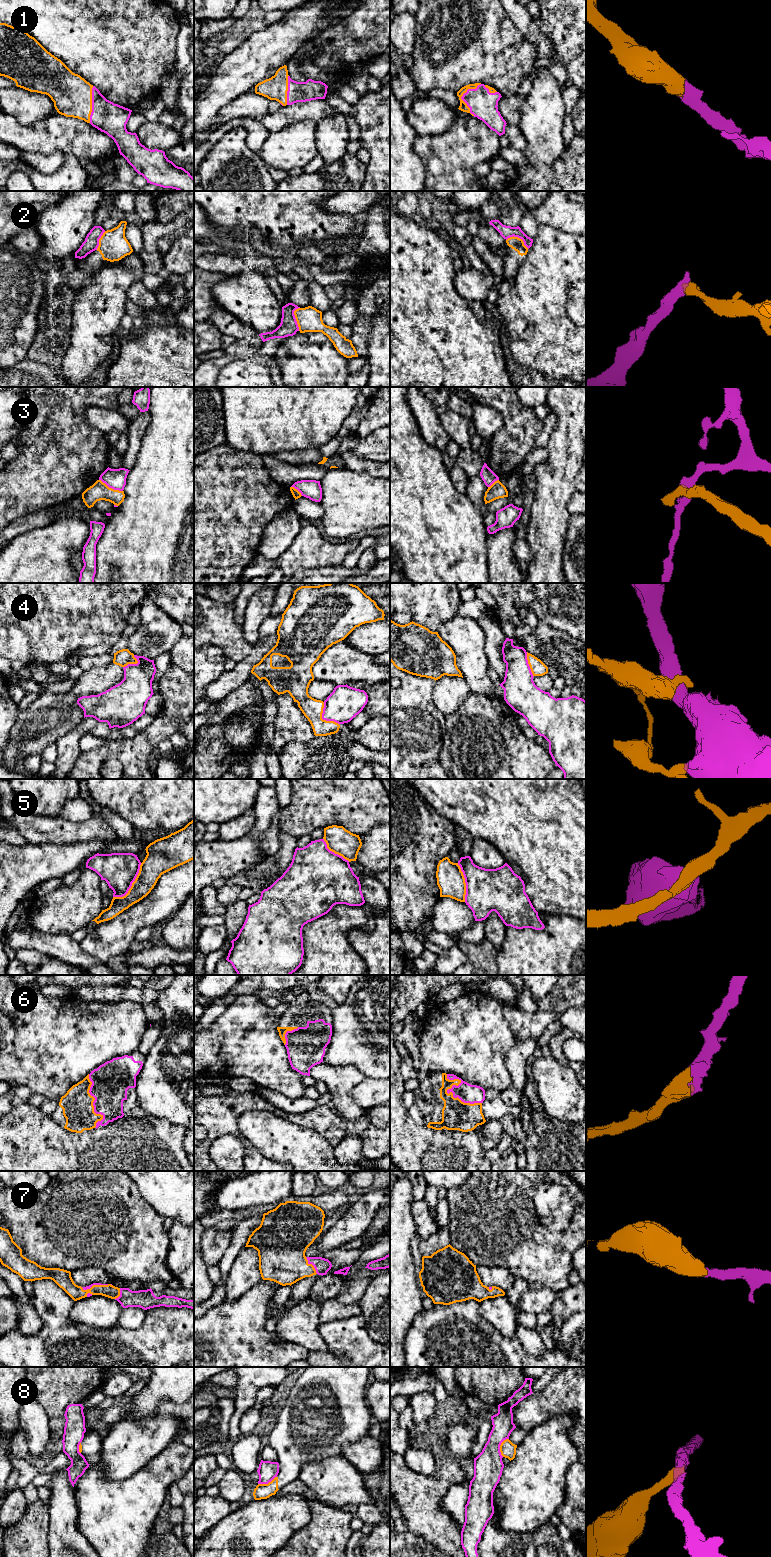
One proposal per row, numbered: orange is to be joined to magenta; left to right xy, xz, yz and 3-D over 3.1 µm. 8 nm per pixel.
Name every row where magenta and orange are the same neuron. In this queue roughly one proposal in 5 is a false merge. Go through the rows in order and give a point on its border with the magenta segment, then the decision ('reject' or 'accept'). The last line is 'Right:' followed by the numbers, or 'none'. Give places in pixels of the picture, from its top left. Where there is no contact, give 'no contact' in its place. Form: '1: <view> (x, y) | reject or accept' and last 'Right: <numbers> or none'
1: yz (461, 97) | accept
2: xz (295, 319) | reject
3: xy (111, 487) | reject
4: xz (322, 718) | reject
5: xy (131, 885) | reject
6: yz (449, 1092) | accept
7: xz (312, 1264) | accept
8: yz (499, 1446) | reject
Right: 1, 6, 7

